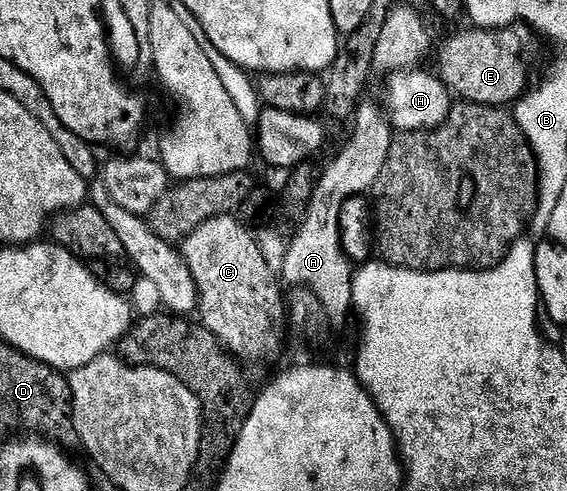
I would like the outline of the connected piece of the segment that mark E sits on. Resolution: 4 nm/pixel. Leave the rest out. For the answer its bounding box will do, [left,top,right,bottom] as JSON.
[437,25,539,108]

